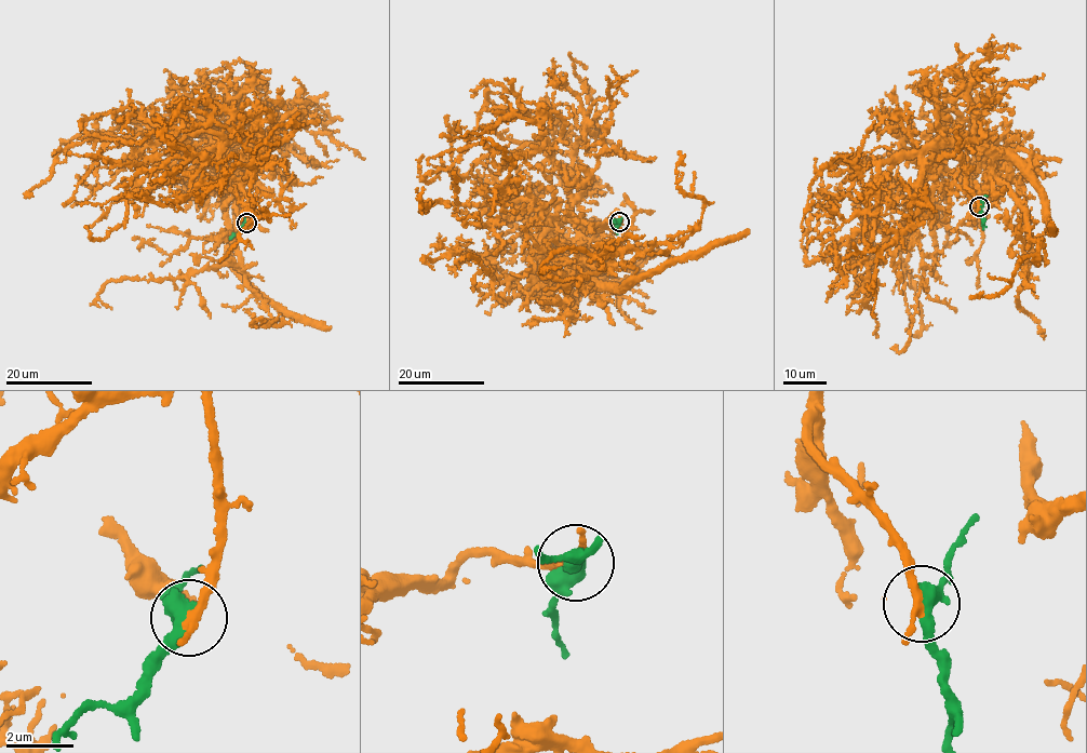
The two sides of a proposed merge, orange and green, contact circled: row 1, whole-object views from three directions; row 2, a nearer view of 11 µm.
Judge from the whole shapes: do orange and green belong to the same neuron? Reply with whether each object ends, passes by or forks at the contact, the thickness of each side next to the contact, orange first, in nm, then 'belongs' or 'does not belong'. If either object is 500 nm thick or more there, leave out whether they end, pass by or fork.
orange passes by; green passes by; calibres 220 and 480 nm; belongs

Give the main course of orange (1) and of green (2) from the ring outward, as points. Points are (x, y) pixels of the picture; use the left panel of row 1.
1: (246, 223), (258, 158), (253, 134), (230, 142), (207, 161), (155, 132), (131, 144), (86, 133), (85, 123)
2: (246, 223), (229, 240)

